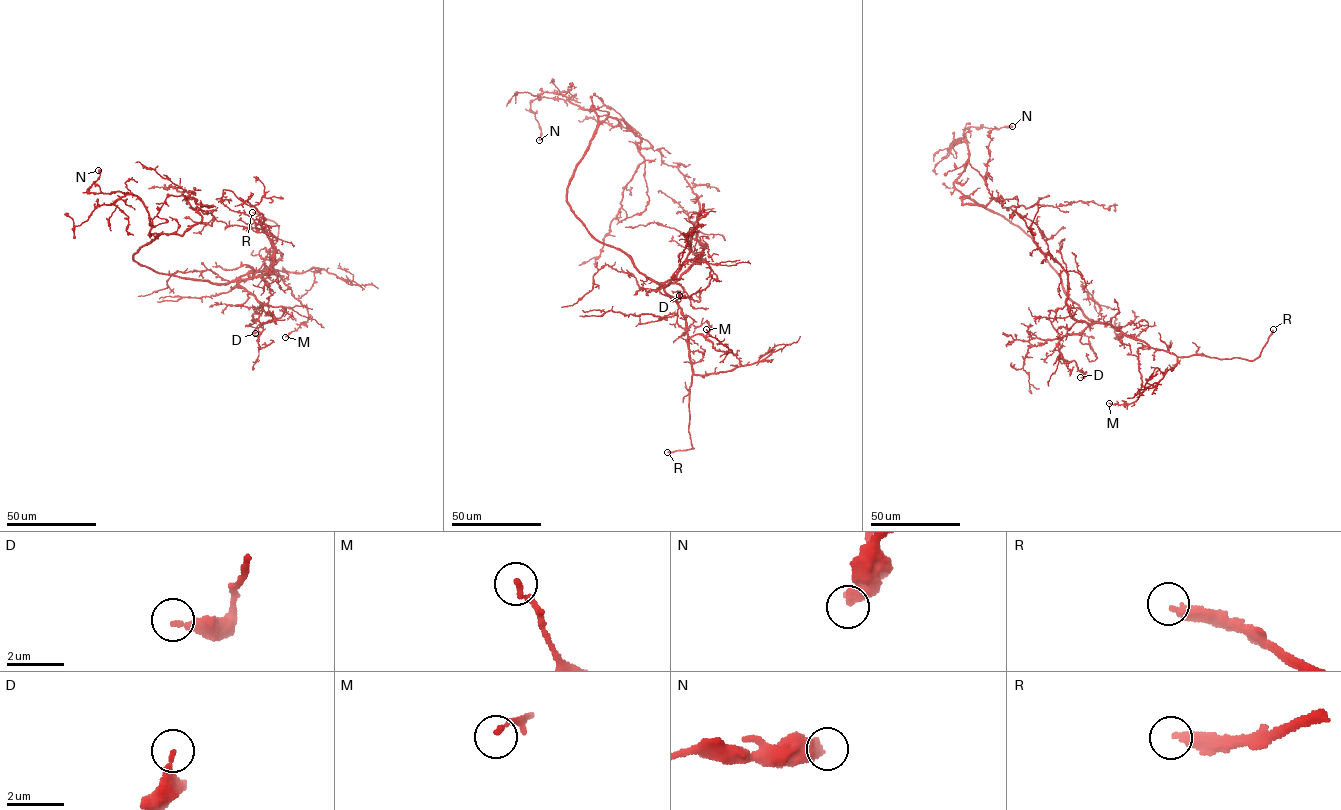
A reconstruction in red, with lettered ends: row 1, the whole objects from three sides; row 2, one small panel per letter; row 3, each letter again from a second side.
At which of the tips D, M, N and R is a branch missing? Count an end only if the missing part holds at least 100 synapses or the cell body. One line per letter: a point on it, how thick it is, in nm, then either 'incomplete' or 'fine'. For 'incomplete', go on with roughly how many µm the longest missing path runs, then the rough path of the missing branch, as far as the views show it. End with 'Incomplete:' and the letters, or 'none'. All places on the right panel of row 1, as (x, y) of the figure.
D: (1080, 377) | 280 nm | fine
M: (1109, 403) | 170 nm | fine
N: (1012, 126) | 480 nm | fine
R: (1273, 329) | 320 nm | incomplete | 25 µm
Incomplete: R

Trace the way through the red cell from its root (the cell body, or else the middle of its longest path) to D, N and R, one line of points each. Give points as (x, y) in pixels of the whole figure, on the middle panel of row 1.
D: (581, 222), (659, 283), (673, 277), (687, 260), (706, 262), (708, 286), (684, 298), (679, 295)
N: (581, 222), (567, 201), (567, 185), (596, 129), (593, 105), (535, 98), (530, 109), (539, 140)
R: (581, 222), (662, 287), (685, 320), (693, 447), (667, 452)

